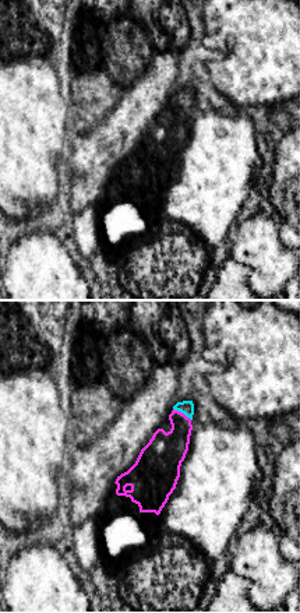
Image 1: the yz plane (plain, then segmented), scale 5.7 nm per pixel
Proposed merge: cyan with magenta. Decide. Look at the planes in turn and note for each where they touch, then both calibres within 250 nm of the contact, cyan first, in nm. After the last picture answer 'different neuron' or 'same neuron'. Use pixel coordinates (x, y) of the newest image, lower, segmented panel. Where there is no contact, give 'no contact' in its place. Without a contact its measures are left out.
meets cyan at (183, 412); 80 nm thick on the cyan side, 220 nm on the other

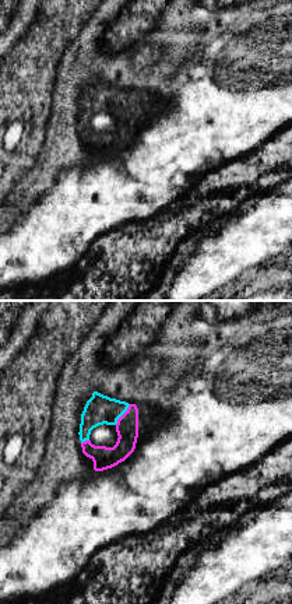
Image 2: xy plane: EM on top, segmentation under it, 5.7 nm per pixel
meets cyan at (123, 413); 170 nm thick on the cyan side, 130 nm on the other

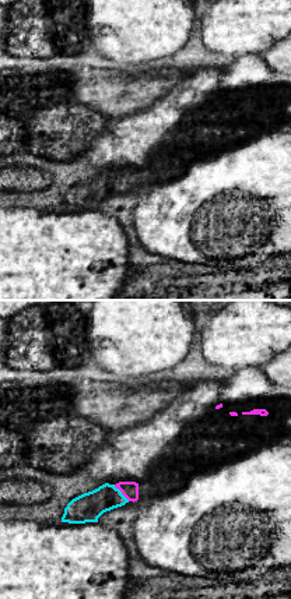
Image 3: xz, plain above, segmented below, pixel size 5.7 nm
meets cyan at (121, 493); 170 nm thick on the cyan side, 100 nm on the other

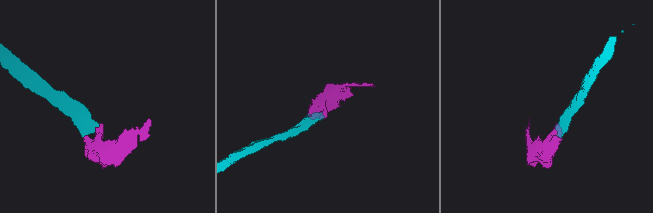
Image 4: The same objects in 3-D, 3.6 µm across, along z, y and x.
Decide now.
same neuron

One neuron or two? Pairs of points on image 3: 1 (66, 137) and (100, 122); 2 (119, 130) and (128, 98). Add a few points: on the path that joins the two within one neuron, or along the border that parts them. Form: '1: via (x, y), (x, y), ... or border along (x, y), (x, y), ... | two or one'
1: via (74, 129), (79, 124), (91, 123) | one
2: border along (154, 104), (112, 119) | two

